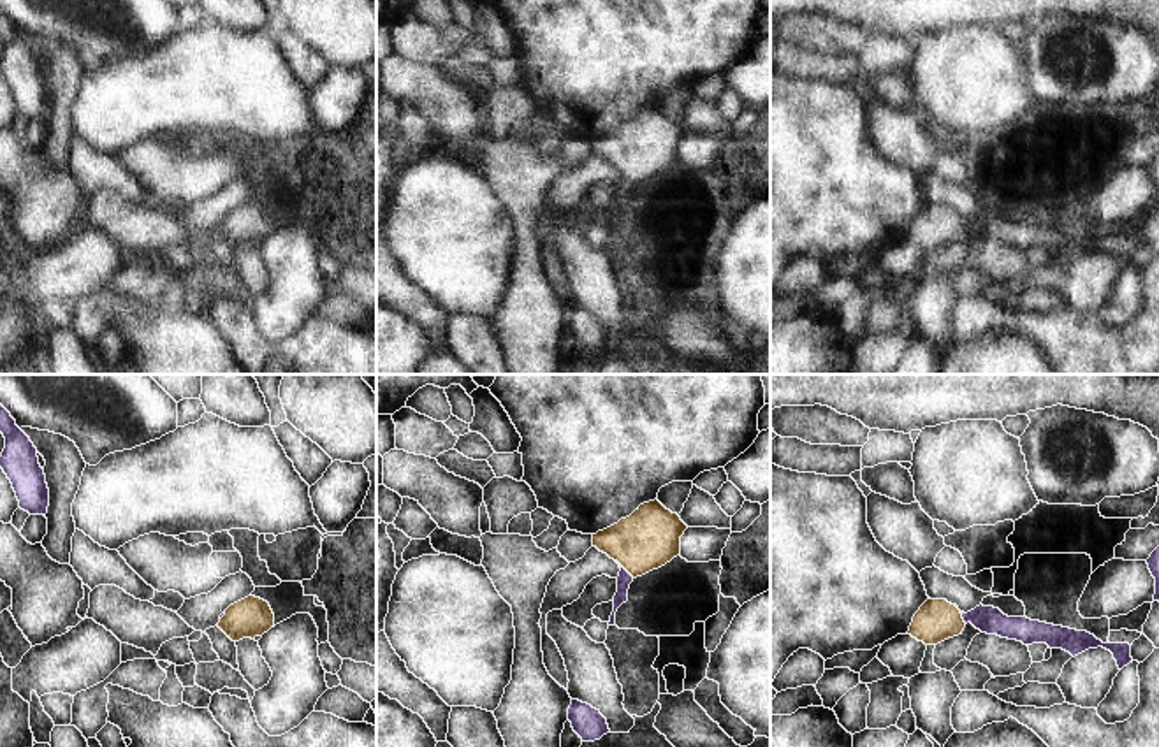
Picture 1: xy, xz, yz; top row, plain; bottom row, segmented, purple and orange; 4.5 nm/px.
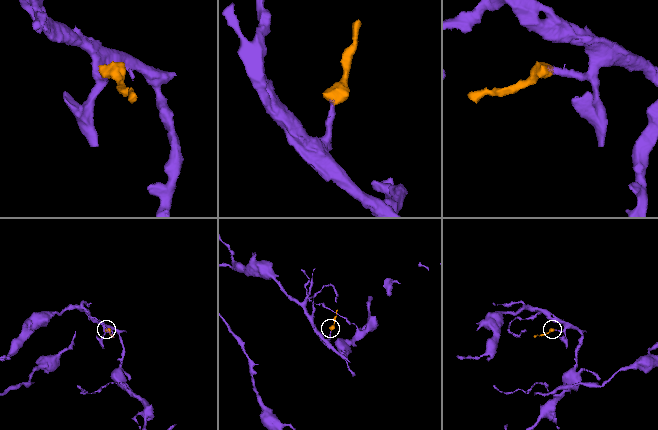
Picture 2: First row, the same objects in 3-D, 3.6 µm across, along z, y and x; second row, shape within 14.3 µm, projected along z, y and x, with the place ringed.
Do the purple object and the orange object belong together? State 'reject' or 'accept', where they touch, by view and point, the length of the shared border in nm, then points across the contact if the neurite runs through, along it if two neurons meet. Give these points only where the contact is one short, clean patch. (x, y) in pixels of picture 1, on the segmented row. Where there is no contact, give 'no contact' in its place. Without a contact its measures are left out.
accept; contact xz (623, 568); length 120 nm; way xz (625, 579), (623, 568), (649, 538)

